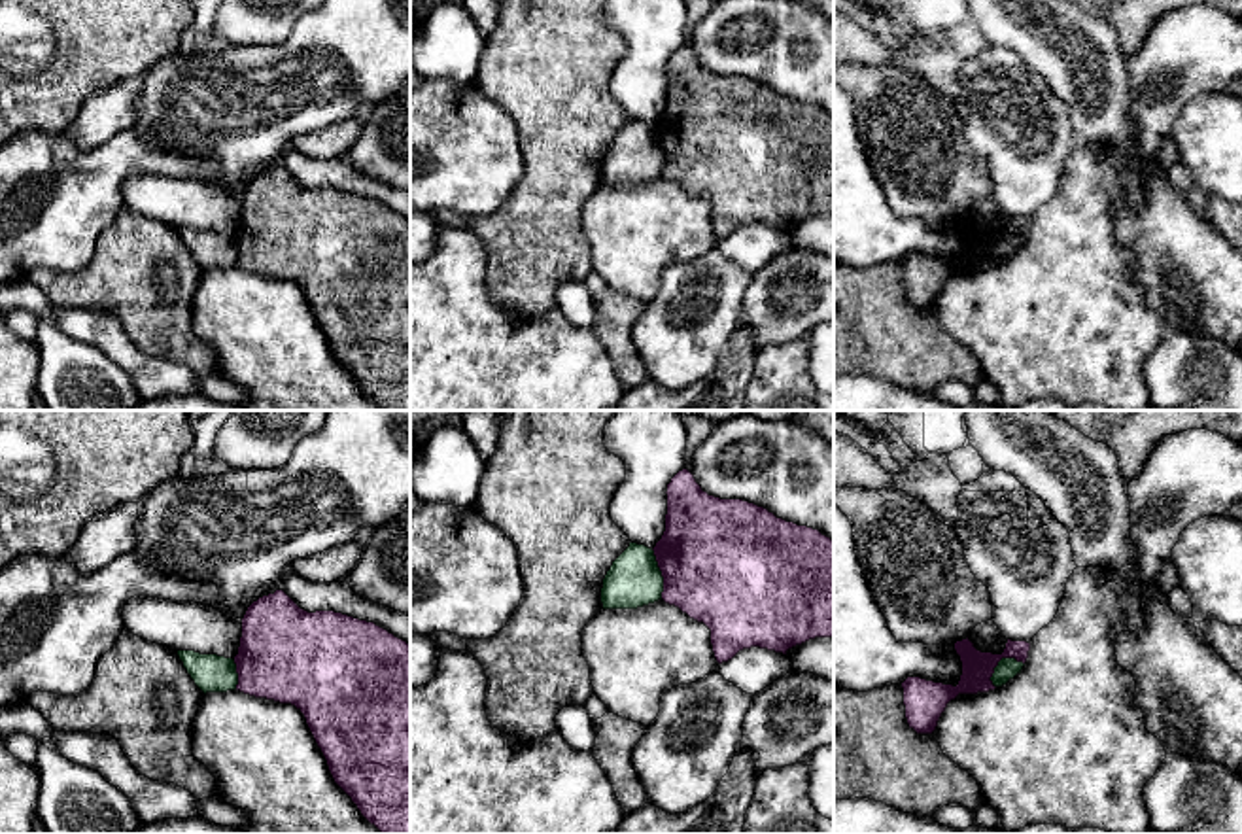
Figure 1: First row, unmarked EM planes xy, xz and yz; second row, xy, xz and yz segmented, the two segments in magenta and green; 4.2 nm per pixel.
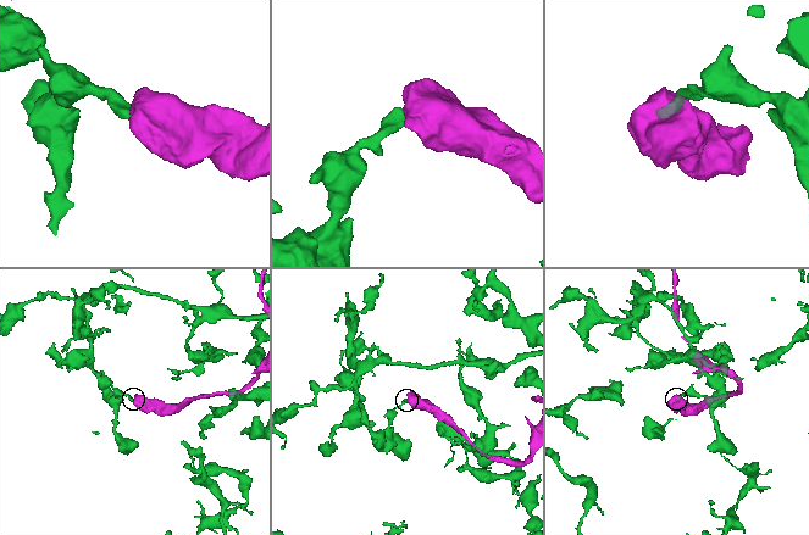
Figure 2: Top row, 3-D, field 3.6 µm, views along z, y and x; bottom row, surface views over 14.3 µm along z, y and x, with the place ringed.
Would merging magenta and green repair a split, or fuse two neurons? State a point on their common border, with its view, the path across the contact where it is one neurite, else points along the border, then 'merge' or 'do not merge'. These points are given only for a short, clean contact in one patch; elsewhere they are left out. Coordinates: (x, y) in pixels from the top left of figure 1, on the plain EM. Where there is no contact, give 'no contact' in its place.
xz (662, 150) | along xz (651, 125), (662, 154), (662, 174) | do not merge

